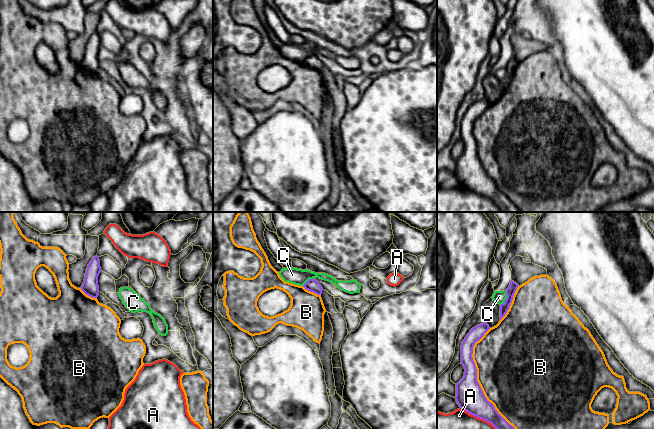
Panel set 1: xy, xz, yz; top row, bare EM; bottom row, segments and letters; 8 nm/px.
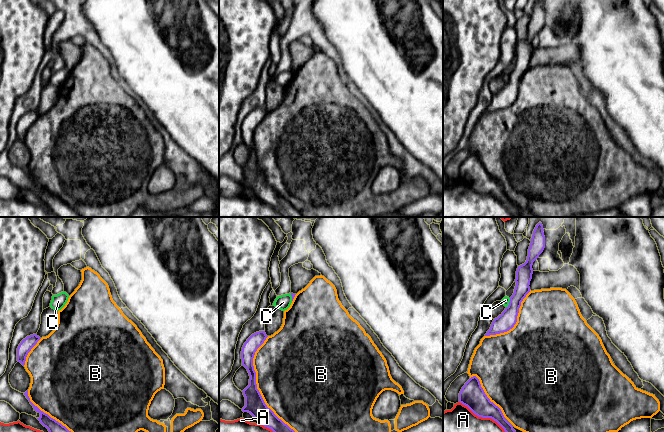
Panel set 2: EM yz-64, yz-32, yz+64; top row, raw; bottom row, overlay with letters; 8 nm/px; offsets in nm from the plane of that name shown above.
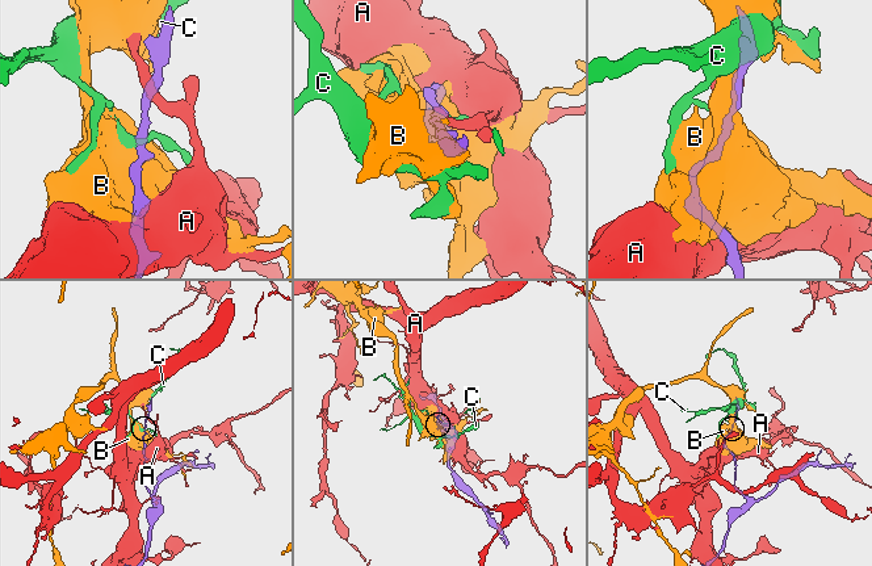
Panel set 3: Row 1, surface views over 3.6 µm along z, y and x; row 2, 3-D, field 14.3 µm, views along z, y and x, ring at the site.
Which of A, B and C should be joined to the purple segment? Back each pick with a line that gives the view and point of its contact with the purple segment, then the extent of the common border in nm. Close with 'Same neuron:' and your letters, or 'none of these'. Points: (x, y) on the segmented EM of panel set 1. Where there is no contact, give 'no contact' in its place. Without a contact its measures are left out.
Same neuron: none of these

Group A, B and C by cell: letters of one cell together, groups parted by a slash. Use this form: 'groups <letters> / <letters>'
groups A / B / C

